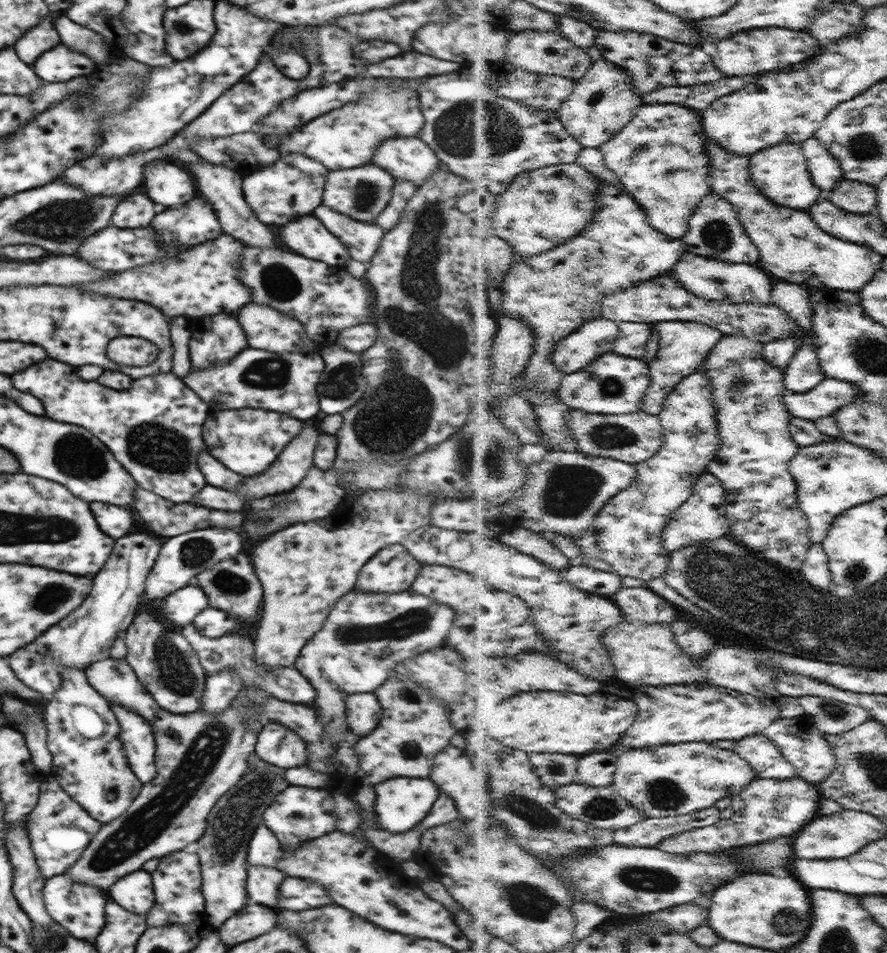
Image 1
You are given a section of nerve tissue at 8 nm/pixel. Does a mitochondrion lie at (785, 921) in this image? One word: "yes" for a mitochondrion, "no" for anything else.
yes

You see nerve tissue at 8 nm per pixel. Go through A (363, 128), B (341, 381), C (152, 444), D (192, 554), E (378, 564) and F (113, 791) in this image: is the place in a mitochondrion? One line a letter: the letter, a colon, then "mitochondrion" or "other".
A: other
B: mitochondrion
C: mitochondrion
D: mitochondrion
E: other
F: mitochondrion

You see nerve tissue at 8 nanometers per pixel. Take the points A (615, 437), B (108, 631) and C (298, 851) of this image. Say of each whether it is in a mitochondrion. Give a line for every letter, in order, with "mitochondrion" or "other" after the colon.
A: mitochondrion
B: other
C: other

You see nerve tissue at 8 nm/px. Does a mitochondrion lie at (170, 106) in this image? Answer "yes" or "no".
no

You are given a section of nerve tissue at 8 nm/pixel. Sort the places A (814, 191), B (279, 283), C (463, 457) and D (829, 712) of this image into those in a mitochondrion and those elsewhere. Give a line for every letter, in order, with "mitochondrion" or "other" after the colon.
A: other
B: mitochondrion
C: mitochondrion
D: mitochondrion

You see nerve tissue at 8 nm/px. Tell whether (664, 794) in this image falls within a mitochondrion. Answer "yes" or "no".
yes

